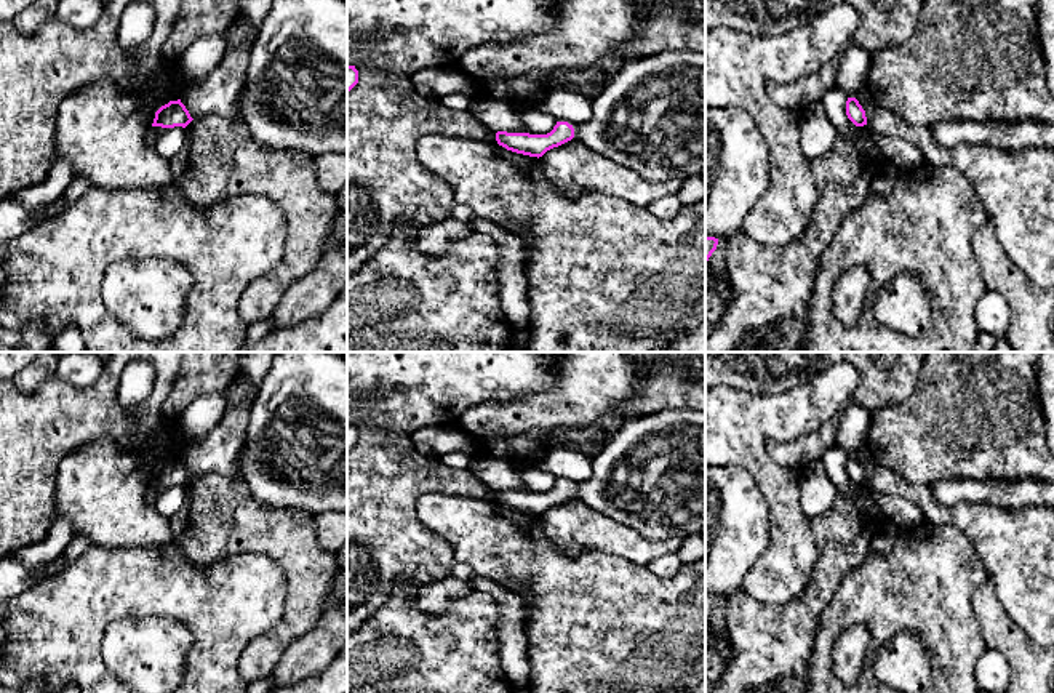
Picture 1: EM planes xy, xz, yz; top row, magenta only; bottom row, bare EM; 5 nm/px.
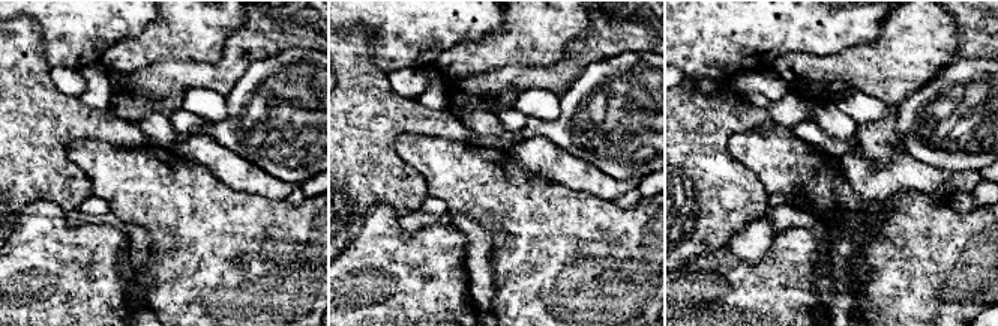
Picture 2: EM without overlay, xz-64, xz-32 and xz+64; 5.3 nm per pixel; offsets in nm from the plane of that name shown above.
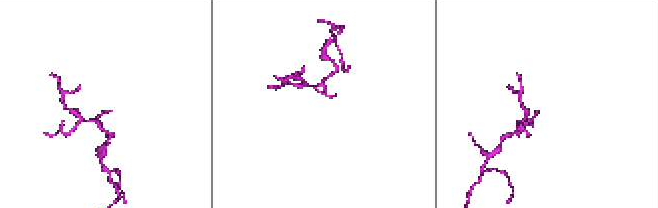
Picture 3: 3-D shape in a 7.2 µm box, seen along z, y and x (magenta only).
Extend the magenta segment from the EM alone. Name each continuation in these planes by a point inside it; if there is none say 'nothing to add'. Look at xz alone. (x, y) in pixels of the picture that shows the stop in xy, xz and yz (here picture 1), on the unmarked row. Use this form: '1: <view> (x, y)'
1: xz (650, 476)

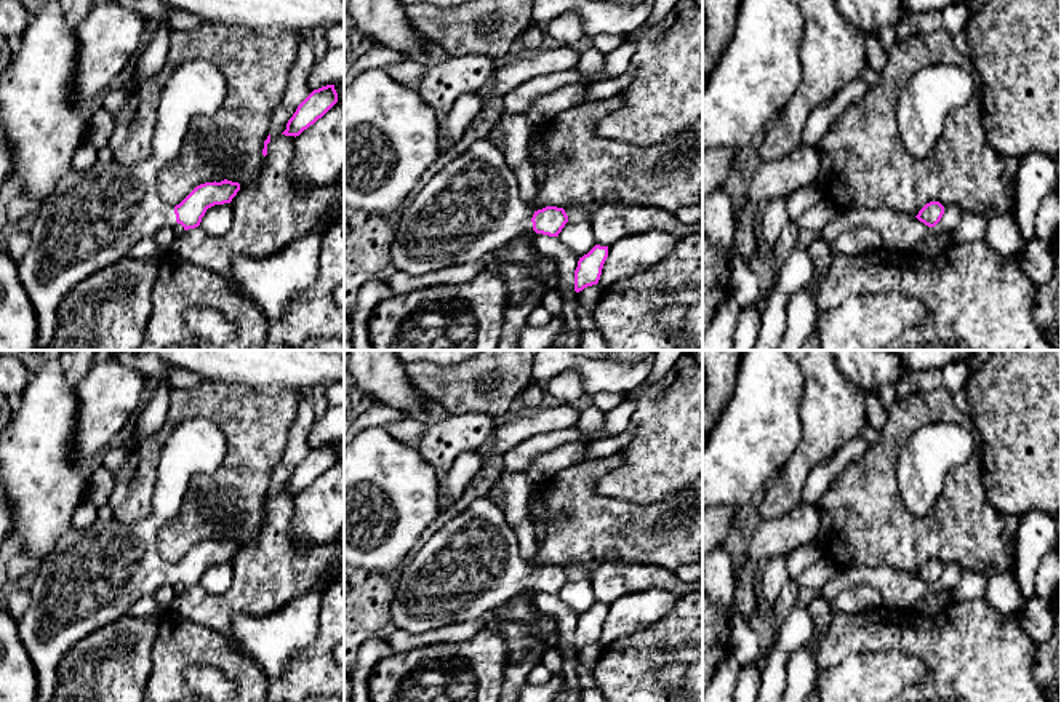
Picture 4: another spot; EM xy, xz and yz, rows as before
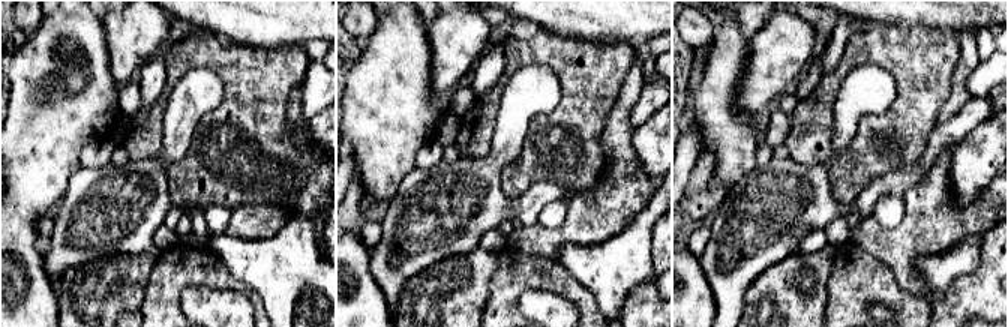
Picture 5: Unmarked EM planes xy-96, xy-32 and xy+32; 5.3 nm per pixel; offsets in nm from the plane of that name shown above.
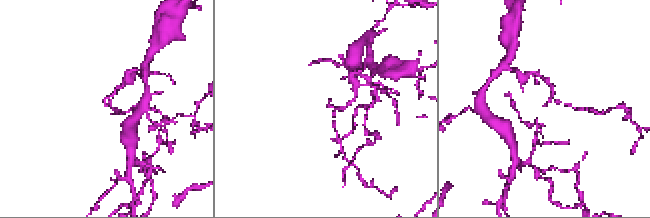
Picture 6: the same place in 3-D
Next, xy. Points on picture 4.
1: xy (92, 578)

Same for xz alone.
1: xz (472, 565)

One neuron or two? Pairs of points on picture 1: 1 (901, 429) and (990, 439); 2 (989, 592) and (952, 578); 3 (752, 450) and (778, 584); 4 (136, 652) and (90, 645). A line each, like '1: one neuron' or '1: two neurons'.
1: one neuron
2: two neurons
3: one neuron
4: two neurons

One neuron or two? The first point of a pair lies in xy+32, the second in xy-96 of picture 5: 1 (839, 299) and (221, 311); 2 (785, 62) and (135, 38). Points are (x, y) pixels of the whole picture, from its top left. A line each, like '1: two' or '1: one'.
1: two
2: one

